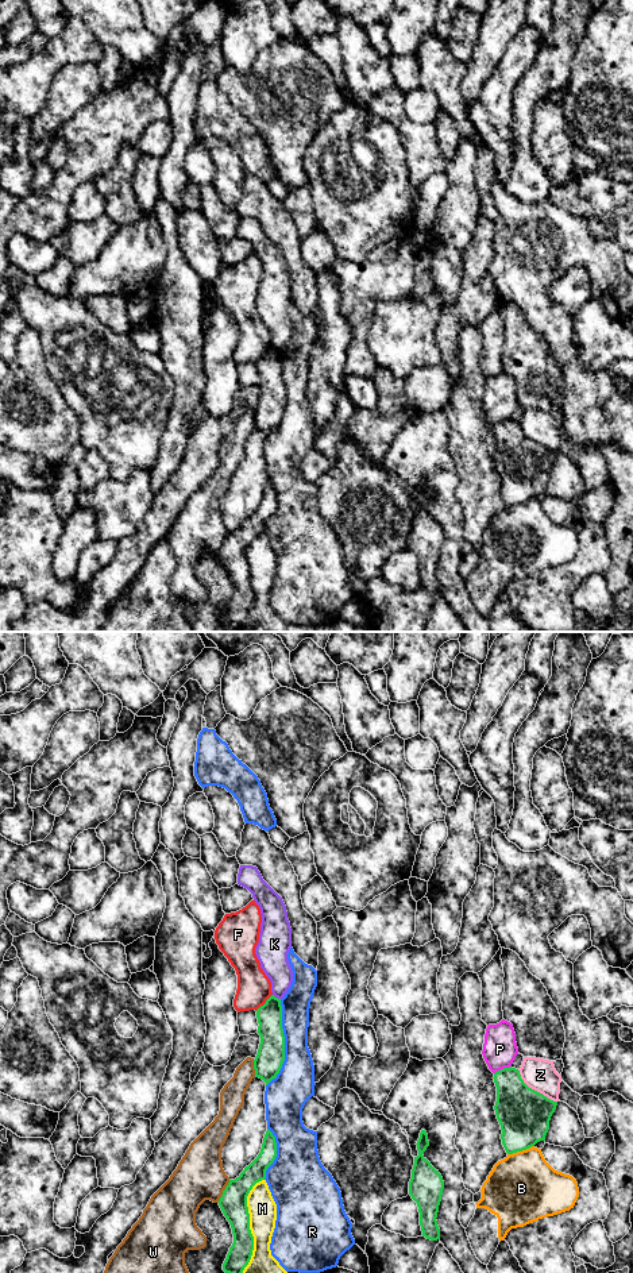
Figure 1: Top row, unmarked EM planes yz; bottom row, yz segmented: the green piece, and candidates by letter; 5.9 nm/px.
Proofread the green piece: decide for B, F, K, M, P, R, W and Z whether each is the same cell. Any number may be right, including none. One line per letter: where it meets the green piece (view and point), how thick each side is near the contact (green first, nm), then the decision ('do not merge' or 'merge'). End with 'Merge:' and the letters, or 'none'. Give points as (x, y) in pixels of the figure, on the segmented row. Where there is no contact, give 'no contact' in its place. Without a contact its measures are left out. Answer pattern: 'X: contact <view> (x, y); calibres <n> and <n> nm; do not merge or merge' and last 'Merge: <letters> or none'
B: contact yz (520, 1150); calibres 320 and 420 nm; do not merge
F: contact yz (265, 1003); calibres 150 and 200 nm; do not merge
K: contact yz (277, 998); calibres 150 and 180 nm; do not merge
M: contact yz (249, 1225); calibres 160 and 170 nm; do not merge
P: contact yz (502, 1069); calibres 280 and 200 nm; do not merge
R: contact yz (284, 1042); calibres 160 and 240 nm; do not merge
W: contact yz (223, 1191); calibres 160 and 280 nm; do not merge
Z: contact yz (533, 1090); calibres 320 and 190 nm; do not merge
Merge: none

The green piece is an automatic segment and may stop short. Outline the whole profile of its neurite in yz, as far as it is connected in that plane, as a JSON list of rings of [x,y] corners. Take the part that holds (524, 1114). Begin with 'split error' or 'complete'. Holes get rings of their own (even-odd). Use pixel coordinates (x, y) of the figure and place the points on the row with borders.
complete | [[[503,1068],[493,1079],[497,1087],[494,1110],[506,1153],[522,1152],[545,1141],[557,1102],[529,1088],[516,1068]]]

